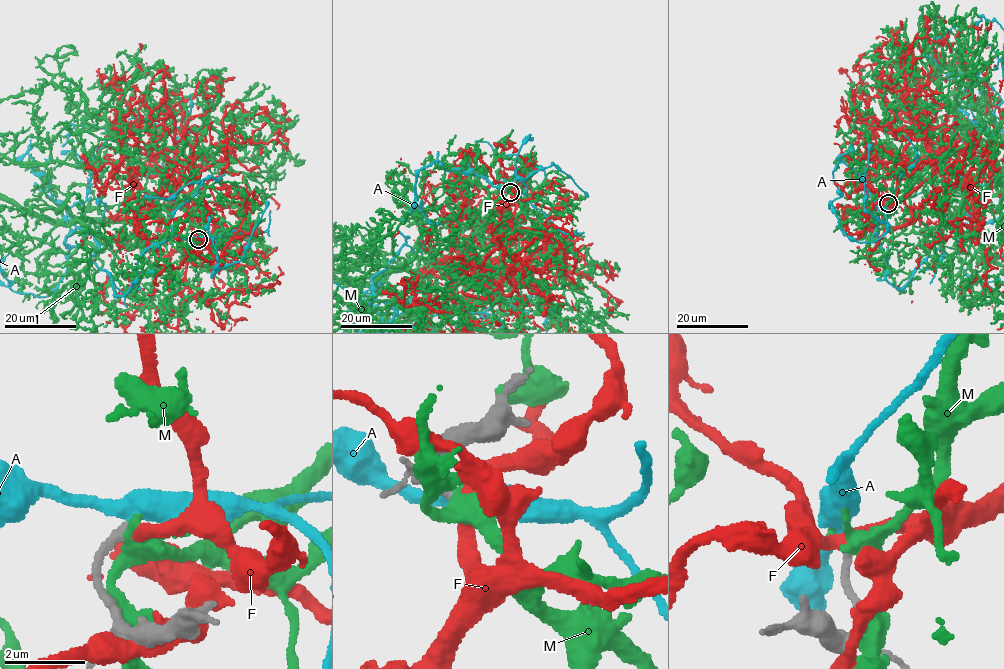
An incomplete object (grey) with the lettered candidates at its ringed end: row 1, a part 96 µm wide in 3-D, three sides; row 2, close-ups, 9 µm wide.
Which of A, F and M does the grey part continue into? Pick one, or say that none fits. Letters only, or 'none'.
none

